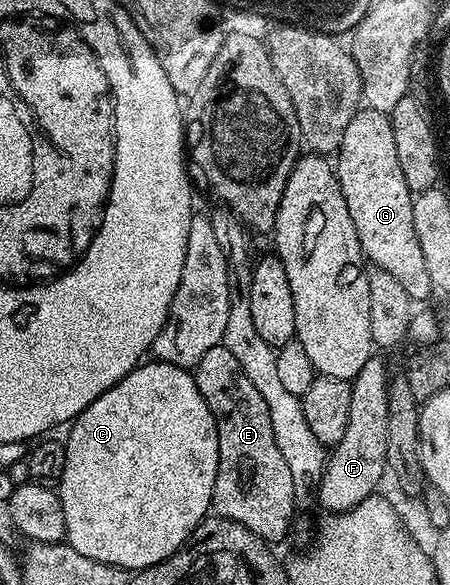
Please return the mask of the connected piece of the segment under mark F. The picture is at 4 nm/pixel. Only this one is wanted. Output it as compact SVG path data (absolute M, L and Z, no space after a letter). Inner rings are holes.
M374 357L359 369L351 381L351 417L347 417L347 433L328 452L325 472L316 488L317 499L329 513L350 511L368 495L374 494L379 479L387 468L387 397L391 382L385 363Z

